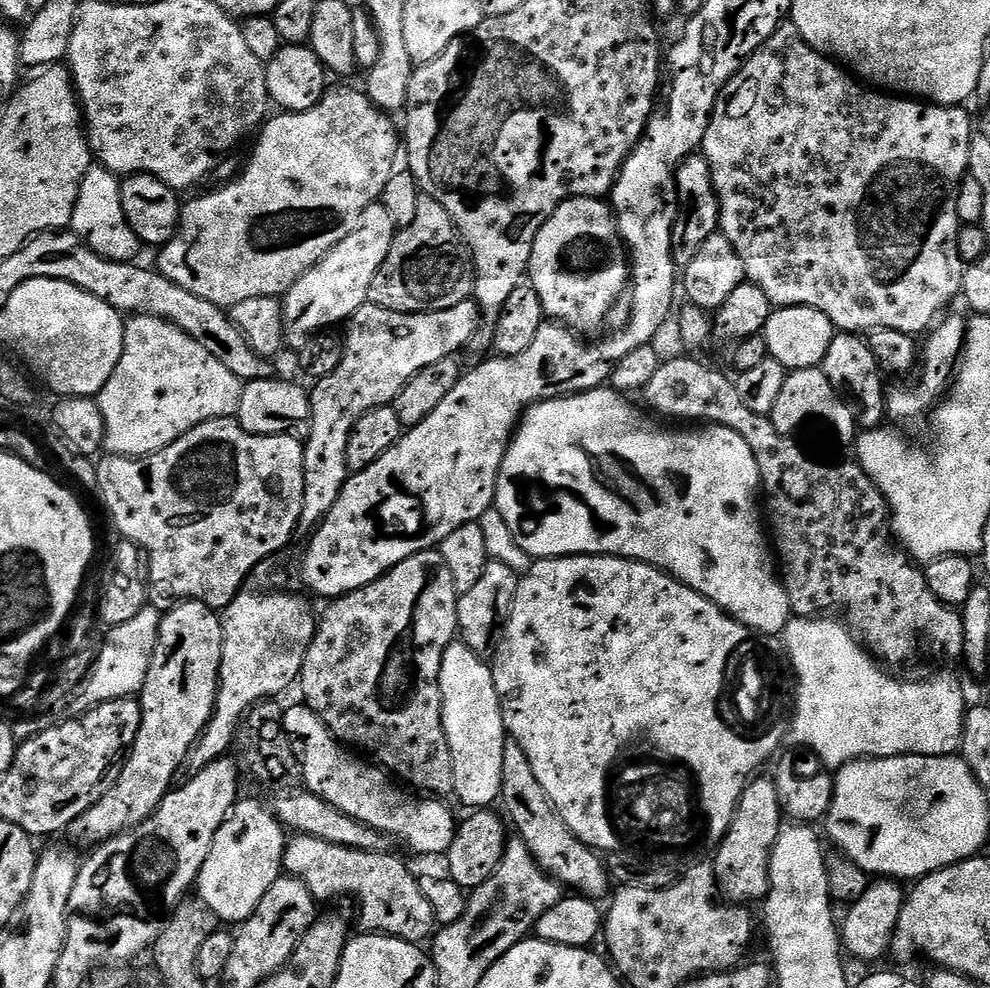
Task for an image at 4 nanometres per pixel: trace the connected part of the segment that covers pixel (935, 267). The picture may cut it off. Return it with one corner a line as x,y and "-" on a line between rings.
790,22
781,24
766,42
762,42
762,46
758,46
758,50
754,50
752,57
744,61
720,91
706,126
702,155
712,171
712,185
716,187
720,203
719,235
725,236
730,246
734,246
738,258
742,258
745,277
764,291
773,309
806,306
826,314
832,325
842,332
871,334
885,328
915,337
927,333
951,309
948,307
952,299
955,296
957,299
964,291
966,267
958,254
958,234
962,225
956,202
960,184
969,175
970,142
974,135
972,116
966,109
869,90
837,61
812,49

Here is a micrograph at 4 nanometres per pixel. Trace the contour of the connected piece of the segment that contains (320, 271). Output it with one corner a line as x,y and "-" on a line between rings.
379,202
374,203
368,207
366,214
362,214
362,218
358,218
358,226
354,231
346,234
346,238
342,238
338,246
331,248
305,276
298,278
296,285
282,300
284,339
289,349
291,347
292,350
300,349
311,336
331,329
333,327
331,324
343,325
356,315
363,304
368,303
370,282
374,282
374,274
378,274
382,262
386,262
386,254
390,254
390,246
394,242
397,231
394,218
390,218
390,213
384,209
384,205

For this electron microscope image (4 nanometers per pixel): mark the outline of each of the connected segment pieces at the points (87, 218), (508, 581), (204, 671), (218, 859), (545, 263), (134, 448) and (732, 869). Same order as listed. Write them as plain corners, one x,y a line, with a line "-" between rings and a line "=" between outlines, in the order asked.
94,166
86,170
86,178
82,178
82,186
78,190
78,202
74,206
70,228
81,242
94,250
94,254
127,264
137,259
142,245
134,230
130,230
126,214
122,214
121,183
121,177
106,167
=
489,559
486,570
482,570
482,578
470,590
458,596
458,636
474,654
484,660
491,661
504,640
504,629
508,616
512,612
512,603
520,585
520,576
506,562
=
181,600
171,605
169,612
160,617
160,630
154,654
150,660
150,670
146,674
144,689
138,693
140,709
143,710
142,726
138,738
127,753
124,769
118,782
106,790
103,798
86,814
82,814
70,825
71,831
84,832
84,840
91,846
99,846
105,840
112,840
127,828
138,826
152,816
164,797
173,791
177,783
176,775
185,767
192,745
199,740
214,714
216,696
220,692
220,667
222,666
222,622
217,609
197,600
=
241,799
218,834
214,834
212,849
200,871
198,899
215,914
217,921
225,920
233,926
243,924
254,914
258,902
266,898
266,890
280,879
285,847
285,829
271,807
=
573,196
564,200
554,210
552,217
538,230
538,238
534,238
534,246
530,254
530,262
528,263
527,279
530,281
534,291
538,294
538,298
544,307
545,317
551,318
555,323
570,329
571,332
579,334
581,337
591,337
591,332
596,332
608,320
608,315
612,312
612,307
616,304
616,299
620,295
625,295
626,289
630,284
630,260
626,255
625,245
622,243
617,230
614,213
603,199
593,198
590,196
=
136,314
124,325
124,353
102,386
98,403
106,422
105,453
149,456
207,420
235,417
244,384
190,334
157,316
=
757,775
749,780
736,807
730,830
718,846
714,859
718,892
728,902
763,901
770,886
772,847
782,831
782,813
778,802
776,781
771,775

